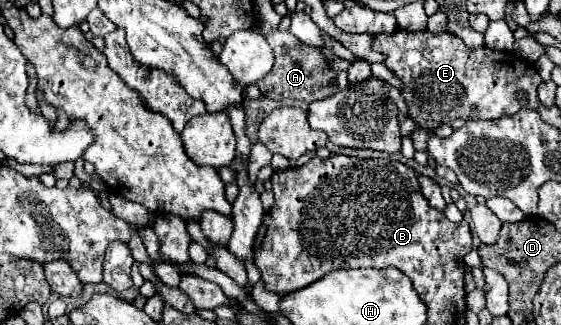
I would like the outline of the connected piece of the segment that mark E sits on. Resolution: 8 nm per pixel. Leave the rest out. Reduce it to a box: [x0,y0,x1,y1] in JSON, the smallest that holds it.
[371,30,543,134]

